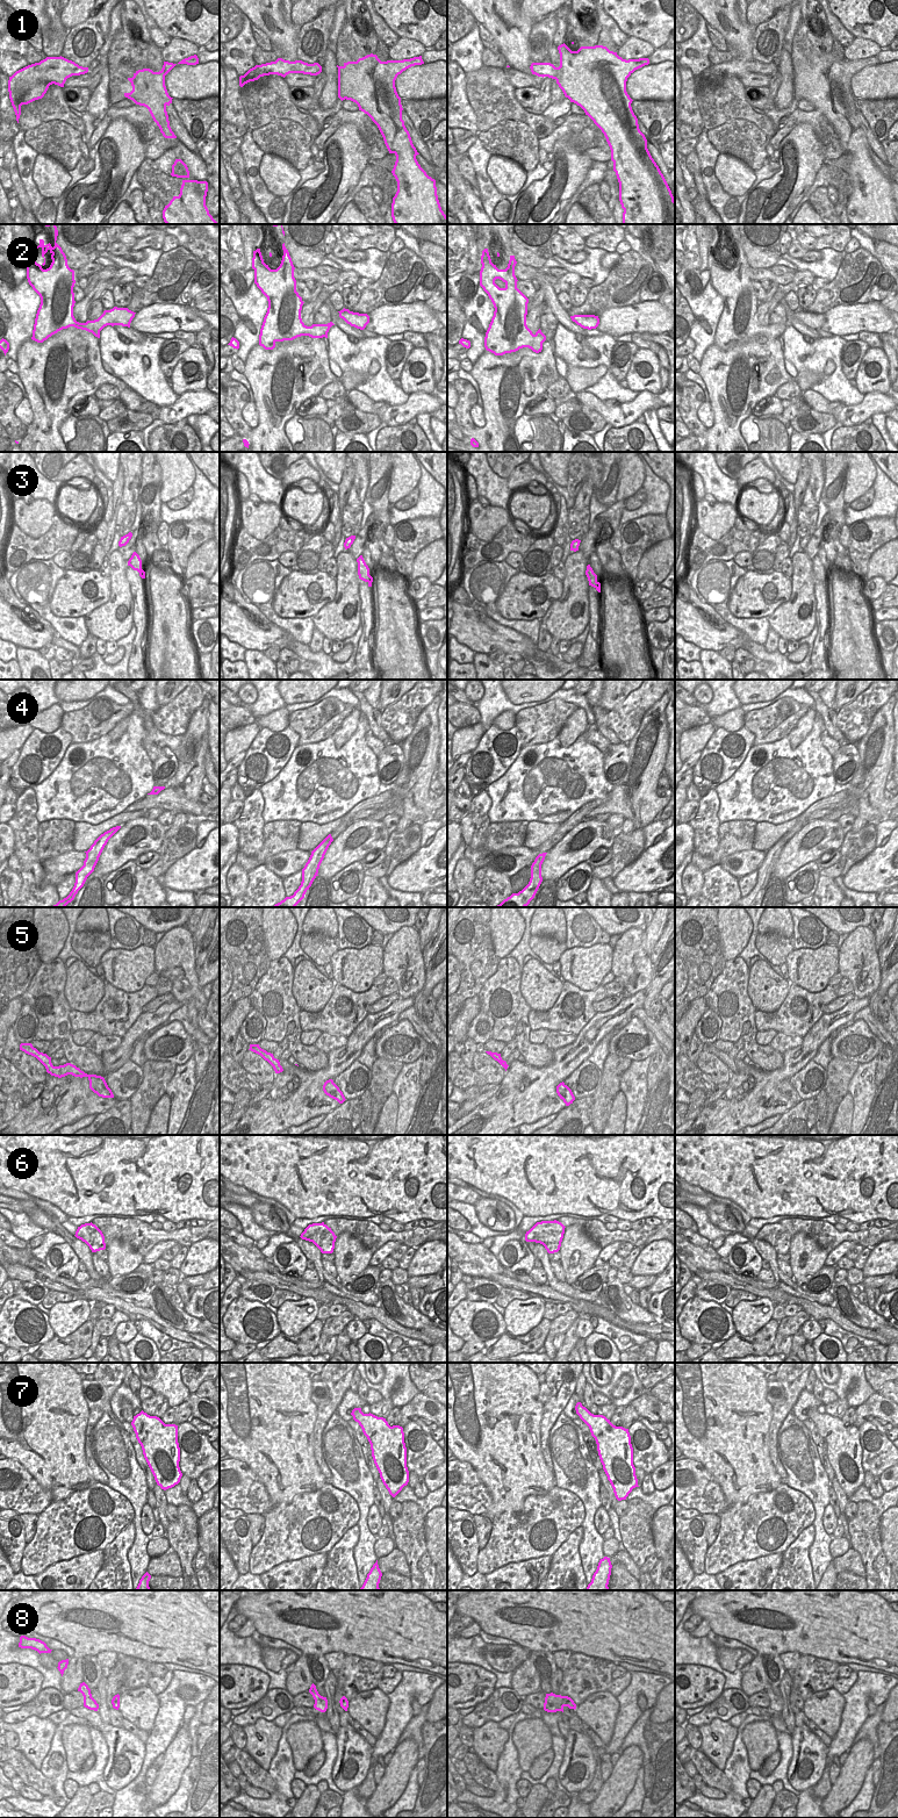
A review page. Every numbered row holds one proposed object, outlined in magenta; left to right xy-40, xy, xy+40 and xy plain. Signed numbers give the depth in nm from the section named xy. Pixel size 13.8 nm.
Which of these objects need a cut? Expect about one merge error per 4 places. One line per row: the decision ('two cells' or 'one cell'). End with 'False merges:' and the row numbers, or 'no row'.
1: one cell
2: one cell
3: one cell
4: one cell
5: one cell
6: two cells
7: one cell
8: one cell
False merges: 6

